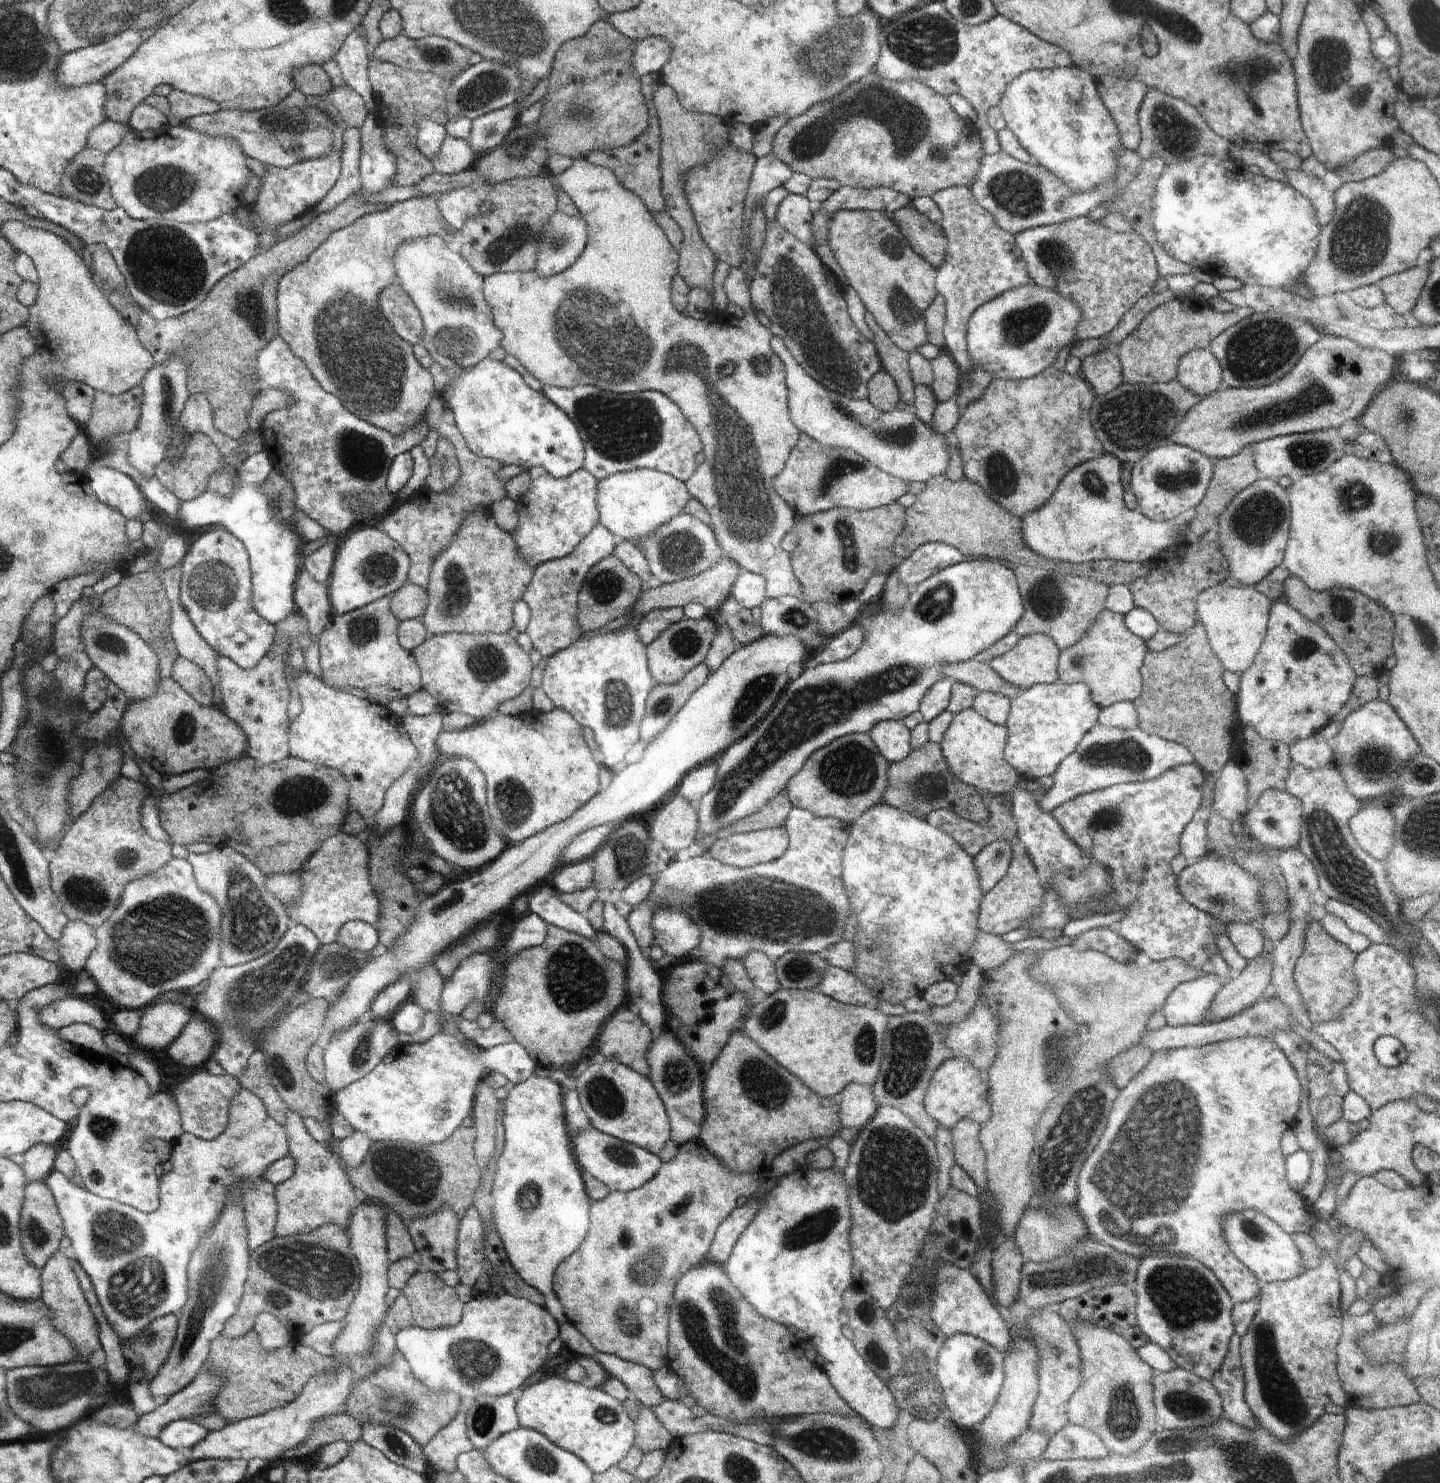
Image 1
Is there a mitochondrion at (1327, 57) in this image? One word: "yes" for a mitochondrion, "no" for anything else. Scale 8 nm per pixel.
yes

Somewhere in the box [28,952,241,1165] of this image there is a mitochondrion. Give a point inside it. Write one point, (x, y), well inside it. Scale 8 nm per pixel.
(103, 1128)

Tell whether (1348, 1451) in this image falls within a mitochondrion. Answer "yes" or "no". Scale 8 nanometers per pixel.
no

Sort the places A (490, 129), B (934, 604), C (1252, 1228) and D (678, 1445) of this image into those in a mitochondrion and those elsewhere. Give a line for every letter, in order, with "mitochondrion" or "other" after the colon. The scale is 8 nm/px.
A: mitochondrion
B: mitochondrion
C: mitochondrion
D: other

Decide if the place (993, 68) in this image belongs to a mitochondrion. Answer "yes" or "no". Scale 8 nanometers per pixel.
no

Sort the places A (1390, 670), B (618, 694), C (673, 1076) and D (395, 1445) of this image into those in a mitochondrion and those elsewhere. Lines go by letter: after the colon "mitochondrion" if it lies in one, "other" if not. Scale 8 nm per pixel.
A: other
B: mitochondrion
C: mitochondrion
D: mitochondrion

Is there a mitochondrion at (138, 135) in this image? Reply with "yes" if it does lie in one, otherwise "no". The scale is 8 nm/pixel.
no

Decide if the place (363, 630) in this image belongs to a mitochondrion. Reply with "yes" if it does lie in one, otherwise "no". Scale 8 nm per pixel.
yes

